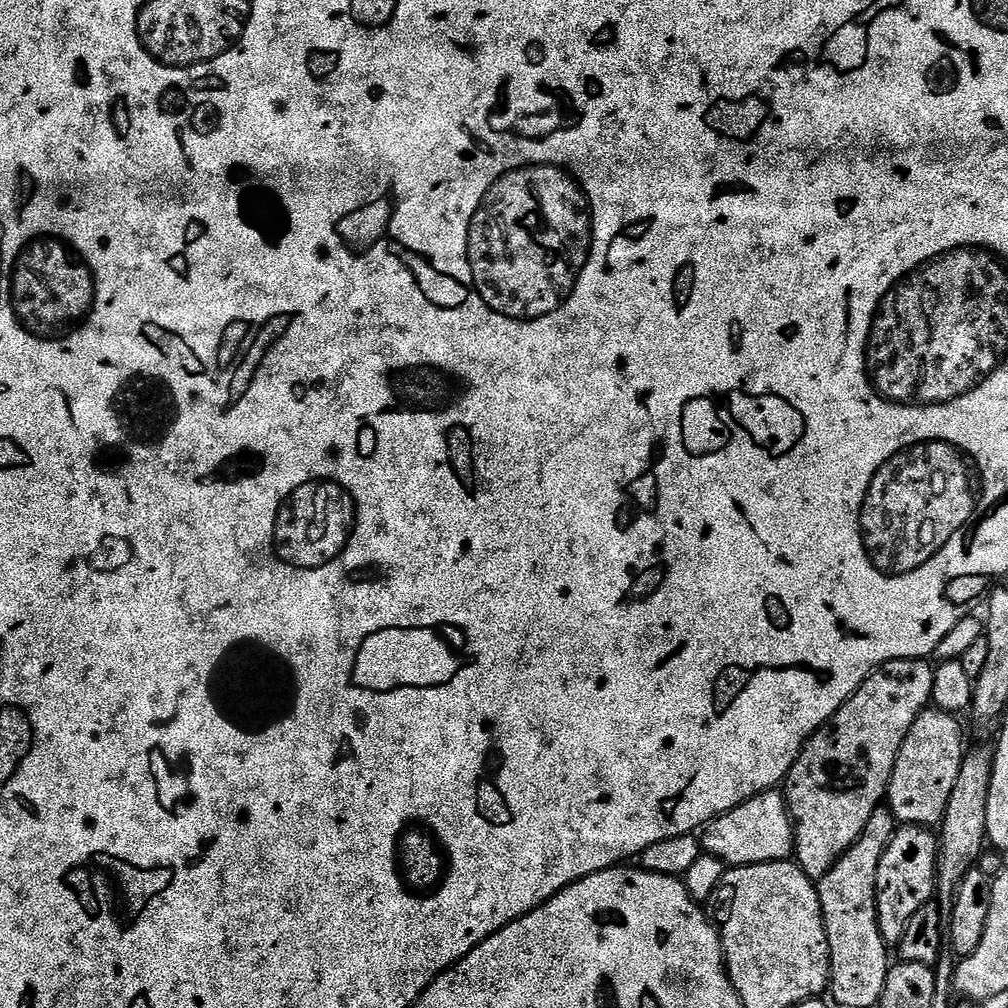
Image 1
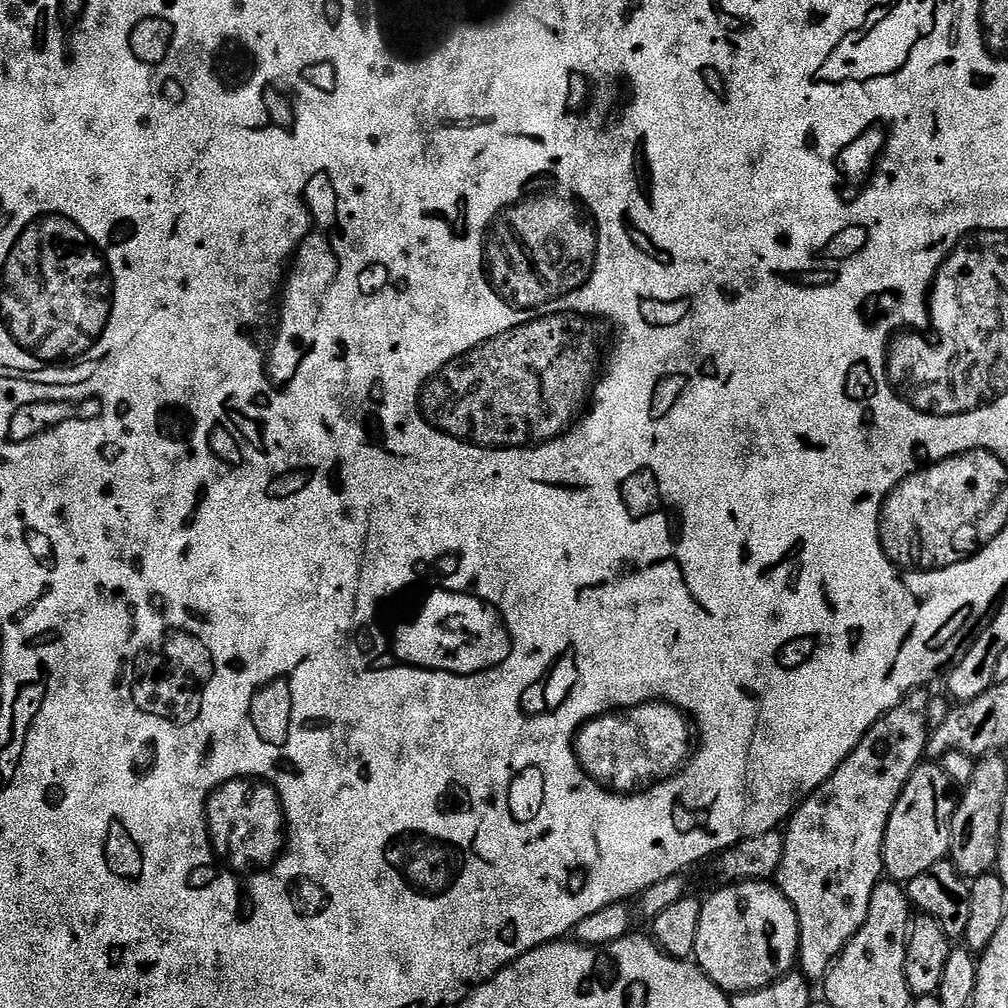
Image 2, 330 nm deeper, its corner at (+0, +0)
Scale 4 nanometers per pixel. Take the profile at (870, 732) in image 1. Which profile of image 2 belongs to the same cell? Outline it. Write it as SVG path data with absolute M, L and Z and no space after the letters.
M924 690L912 692L898 706L894 706L894 710L890 710L878 722L874 722L874 726L864 735L862 742L858 742L856 749L848 755L846 762L842 762L842 766L838 766L838 770L834 770L834 774L830 778L826 778L826 782L822 782L822 786L818 790L814 790L808 797L801 802L799 808L788 817L786 827L783 829L784 849L782 850L782 862L779 870L776 871L774 883L779 888L782 895L788 899L794 906L794 910L798 914L798 926L800 927L800 954L798 957L798 971L801 976L806 977L809 982L823 981L828 972L832 969L832 964L840 957L840 951L848 945L850 938L854 938L854 934L858 934L858 930L862 930L862 926L866 922L866 914L870 910L870 894L874 894L874 886L880 883L885 875L884 871L884 835L886 834L886 826L890 822L890 814L894 810L894 806L898 802L898 798L902 794L902 790L906 786L906 782L910 778L910 774L914 774L914 770L925 759L926 749L928 746L928 737L930 729L928 727L928 702L929 693Z

